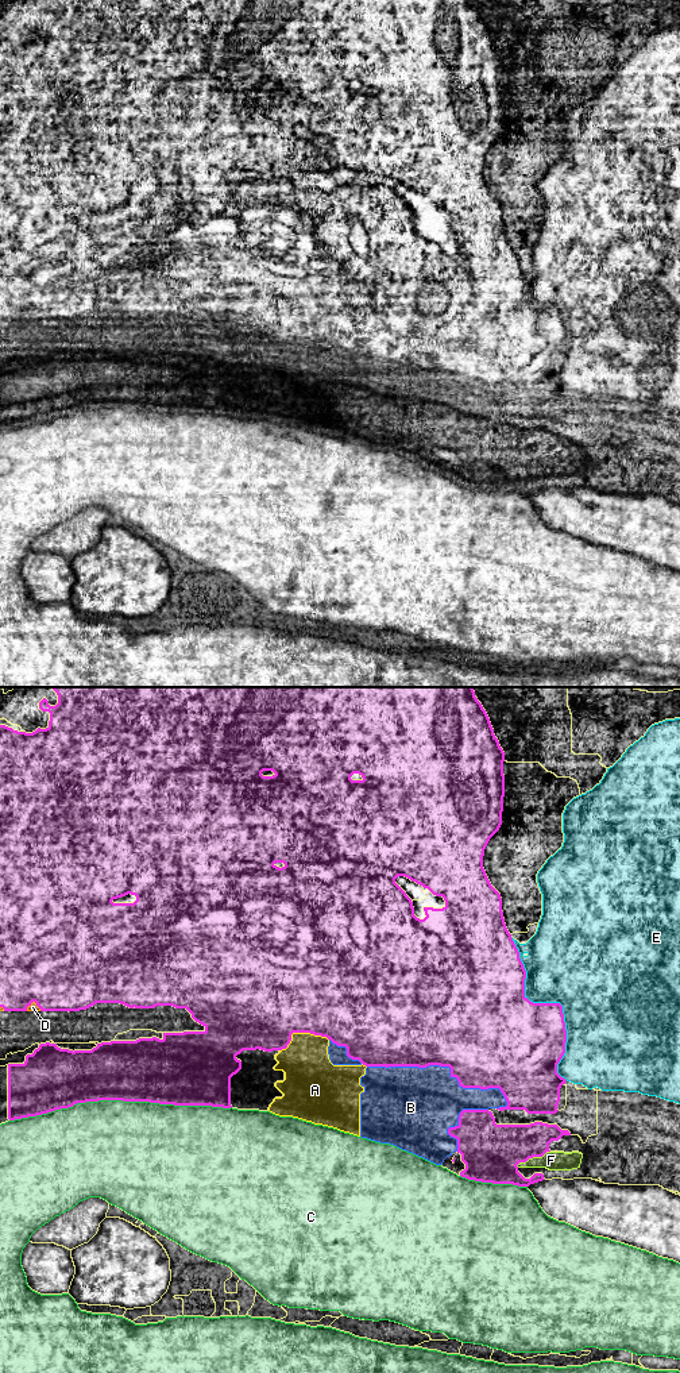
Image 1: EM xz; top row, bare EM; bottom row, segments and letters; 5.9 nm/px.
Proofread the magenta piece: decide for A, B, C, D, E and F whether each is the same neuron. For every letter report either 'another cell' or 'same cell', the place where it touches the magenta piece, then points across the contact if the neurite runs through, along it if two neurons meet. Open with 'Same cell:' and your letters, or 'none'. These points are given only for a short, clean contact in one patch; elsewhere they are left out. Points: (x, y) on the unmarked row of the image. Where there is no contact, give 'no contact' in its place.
Same cell: D
A: another cell | xz (300, 340)
B: another cell | xz (445, 374)
C: another cell | xz (120, 408)
D: same cell | xz (34, 309)
E: another cell | xz (552, 312)
F: another cell | xz (532, 466)

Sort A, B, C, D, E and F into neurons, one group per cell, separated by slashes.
A B F / C / D / E

